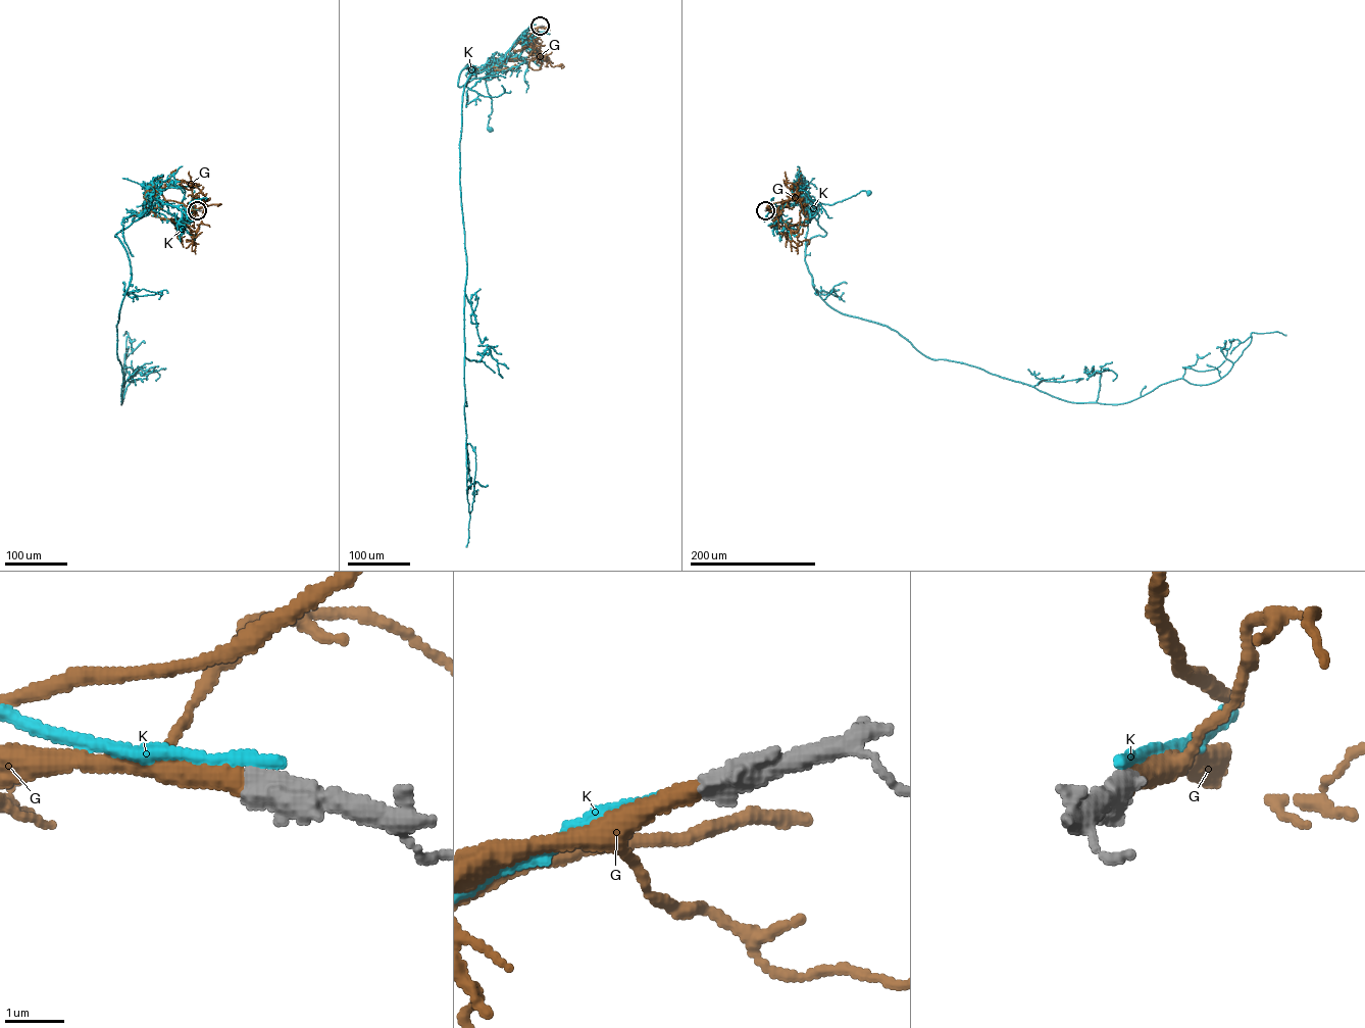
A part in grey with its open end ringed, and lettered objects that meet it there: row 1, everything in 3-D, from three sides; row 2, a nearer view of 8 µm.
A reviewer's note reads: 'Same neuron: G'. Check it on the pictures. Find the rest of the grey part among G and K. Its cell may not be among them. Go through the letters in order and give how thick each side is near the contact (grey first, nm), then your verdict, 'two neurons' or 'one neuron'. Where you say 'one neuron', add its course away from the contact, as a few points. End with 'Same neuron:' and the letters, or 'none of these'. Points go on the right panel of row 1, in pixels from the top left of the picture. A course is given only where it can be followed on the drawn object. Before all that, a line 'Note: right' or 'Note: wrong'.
Note: right
G: 550/360 nm | one neuron | via (765, 210), (774, 203), (795, 200), (799, 194), (798, 190), (809, 216), (805, 221), (808, 218)
K: 550/220 nm | two neurons
Same neuron: G

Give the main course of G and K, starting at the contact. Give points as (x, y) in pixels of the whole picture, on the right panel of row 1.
G: (765, 210), (774, 203), (795, 200), (799, 194), (798, 190), (809, 216), (805, 221), (808, 218)
K: (765, 209), (803, 199), (831, 204), (862, 191), (869, 193)

